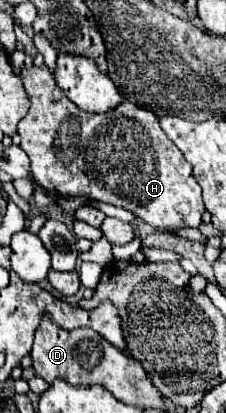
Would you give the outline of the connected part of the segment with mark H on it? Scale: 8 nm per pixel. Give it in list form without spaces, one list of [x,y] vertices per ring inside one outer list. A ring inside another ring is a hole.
[[[22,66],[18,76],[32,102],[28,116],[18,124],[18,134],[22,138],[20,146],[32,162],[32,178],[36,180],[36,184],[40,184],[46,192],[54,192],[60,196],[88,196],[120,206],[134,212],[140,220],[158,230],[200,226],[202,214],[206,212],[200,186],[192,176],[190,164],[176,148],[176,144],[170,142],[154,112],[132,102],[122,102],[118,108],[112,108],[106,114],[82,112],[76,104],[70,104],[70,100],[62,96],[62,90],[58,90],[58,84],[54,84],[48,66]]]

